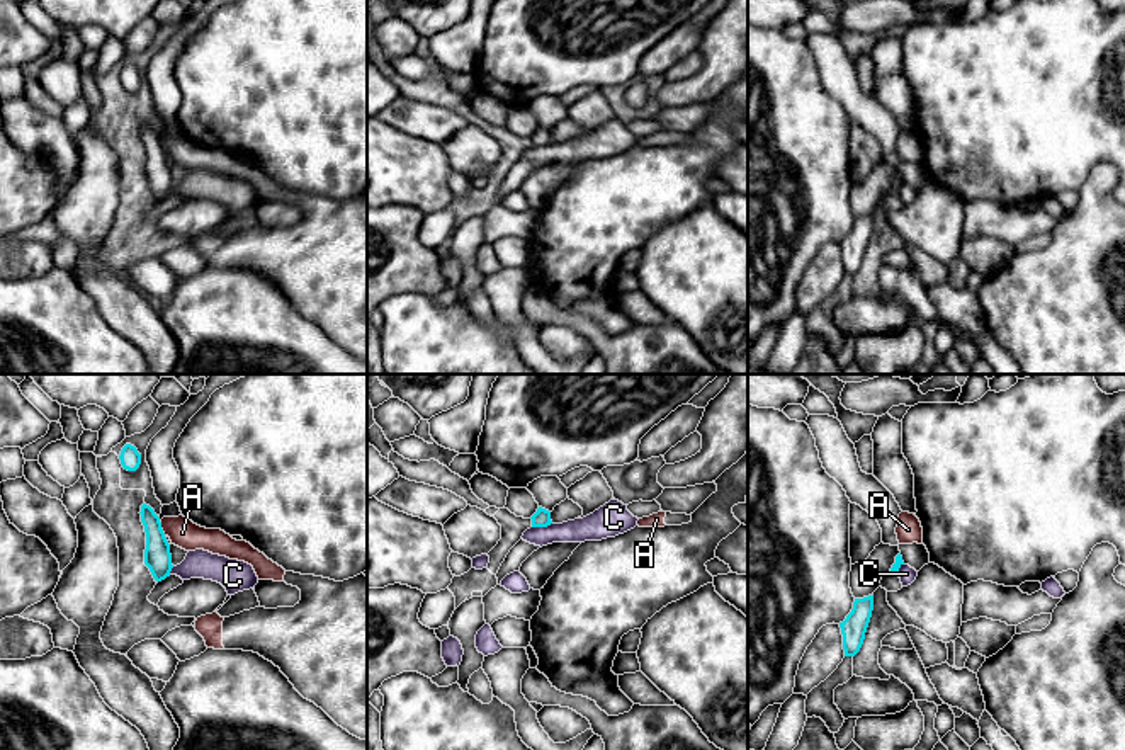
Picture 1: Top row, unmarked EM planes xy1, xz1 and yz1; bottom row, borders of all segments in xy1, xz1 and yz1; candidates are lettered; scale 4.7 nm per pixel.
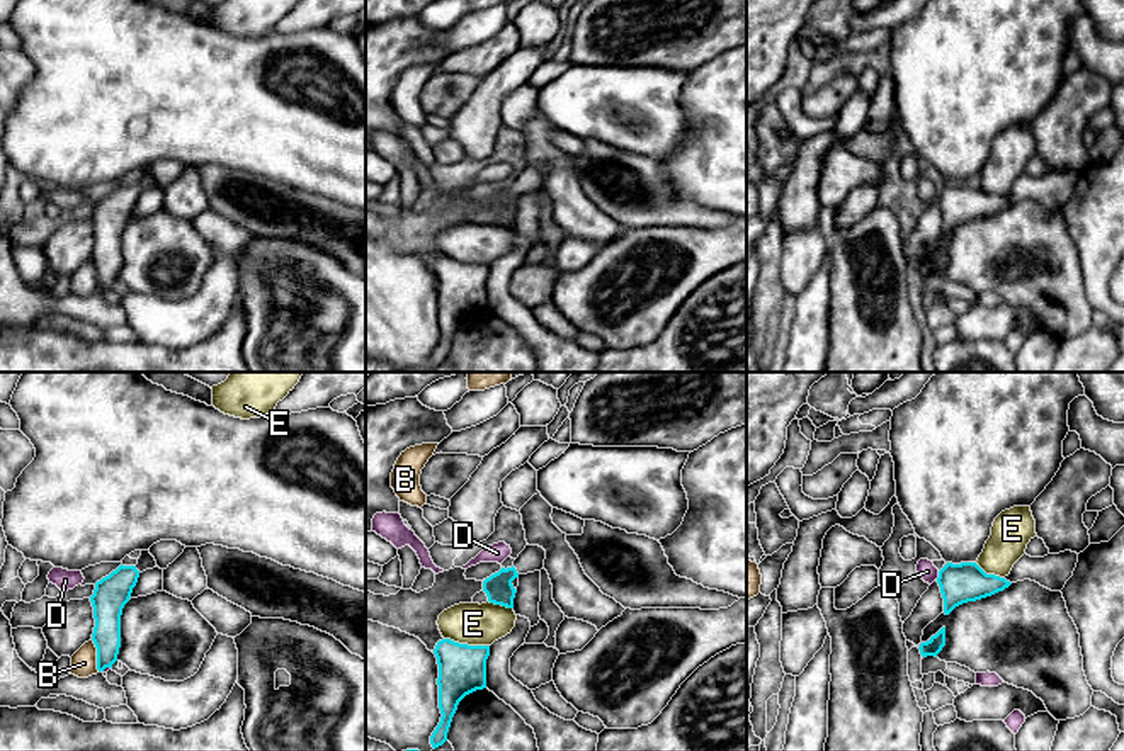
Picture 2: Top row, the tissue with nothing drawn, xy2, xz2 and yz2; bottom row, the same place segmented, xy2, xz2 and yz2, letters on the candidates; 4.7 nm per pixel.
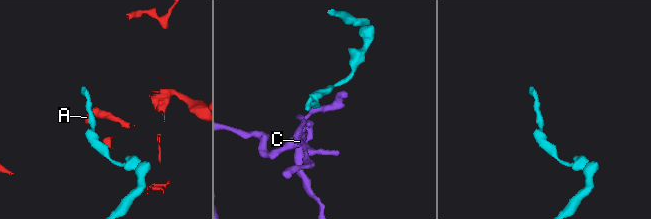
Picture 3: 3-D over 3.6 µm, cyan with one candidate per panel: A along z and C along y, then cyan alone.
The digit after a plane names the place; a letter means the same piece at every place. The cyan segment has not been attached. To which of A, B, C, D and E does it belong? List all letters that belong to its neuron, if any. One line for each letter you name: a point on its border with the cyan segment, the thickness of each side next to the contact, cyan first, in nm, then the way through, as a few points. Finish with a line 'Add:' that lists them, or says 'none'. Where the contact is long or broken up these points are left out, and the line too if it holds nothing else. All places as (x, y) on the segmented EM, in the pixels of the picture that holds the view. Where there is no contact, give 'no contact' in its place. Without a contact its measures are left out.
Add: none

